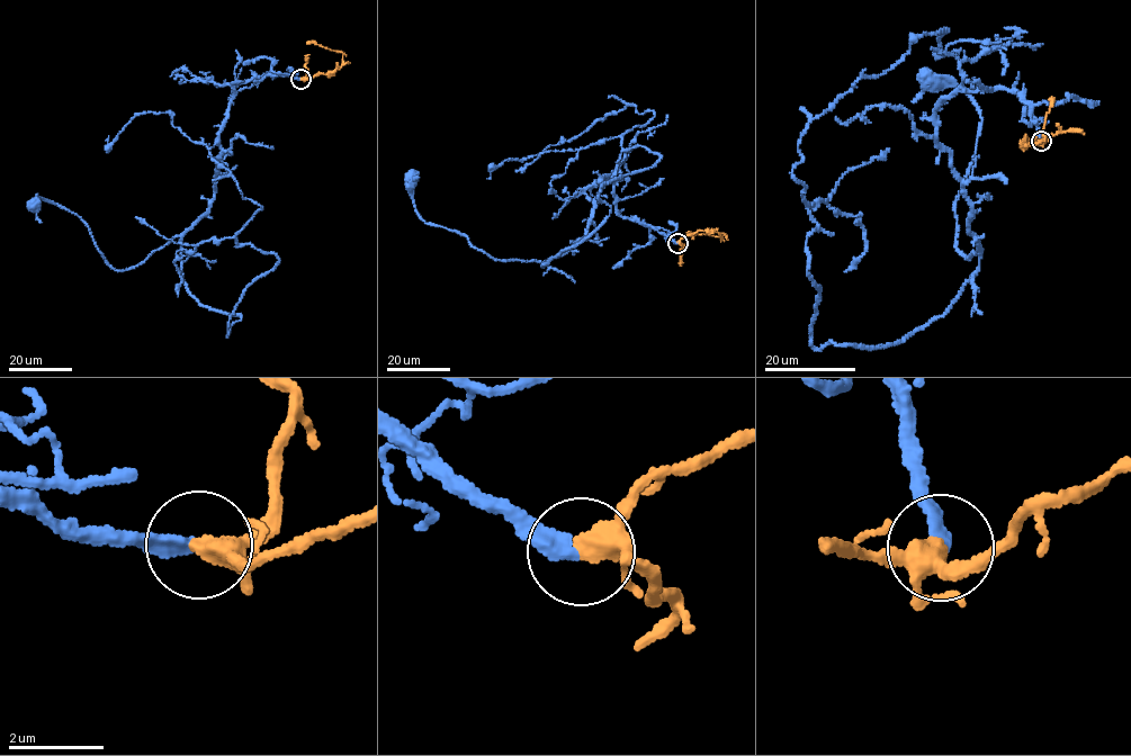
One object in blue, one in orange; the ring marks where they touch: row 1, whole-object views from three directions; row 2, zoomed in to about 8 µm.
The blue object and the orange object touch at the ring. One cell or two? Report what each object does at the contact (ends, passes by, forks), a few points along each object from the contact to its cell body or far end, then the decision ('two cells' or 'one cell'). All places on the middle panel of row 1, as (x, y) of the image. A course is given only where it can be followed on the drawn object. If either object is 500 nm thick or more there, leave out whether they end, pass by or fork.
blue ends; orange forks; course blue (678, 243), (606, 176), (540, 266), (661, 156), (624, 150), (635, 105), (491, 178); course orange (678, 243), (699, 231), (717, 232), (721, 240), (720, 236), (687, 233); one cell

